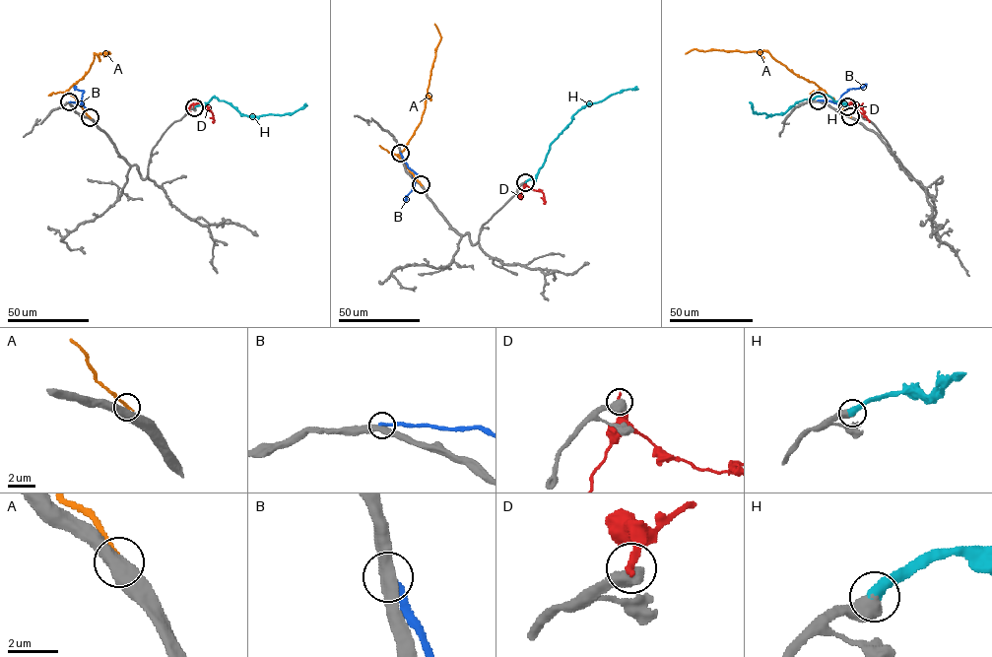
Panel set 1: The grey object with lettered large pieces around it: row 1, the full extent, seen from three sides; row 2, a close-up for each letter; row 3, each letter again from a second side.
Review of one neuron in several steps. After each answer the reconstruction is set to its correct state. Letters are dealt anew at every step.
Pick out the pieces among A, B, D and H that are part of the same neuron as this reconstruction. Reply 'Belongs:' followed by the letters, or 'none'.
Belongs: H

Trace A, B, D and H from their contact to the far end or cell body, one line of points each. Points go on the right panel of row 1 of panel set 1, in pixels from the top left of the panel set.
A: (850, 116), (814, 83), (792, 72), (767, 51), (693, 49), (686, 53)
B: (818, 100), (836, 102), (849, 89), (859, 89), (867, 84)
D: (847, 105), (852, 101), (856, 103), (856, 109), (870, 122)
H: (847, 105), (826, 95), (804, 98), (783, 113), (768, 115), (754, 112), (750, 102)

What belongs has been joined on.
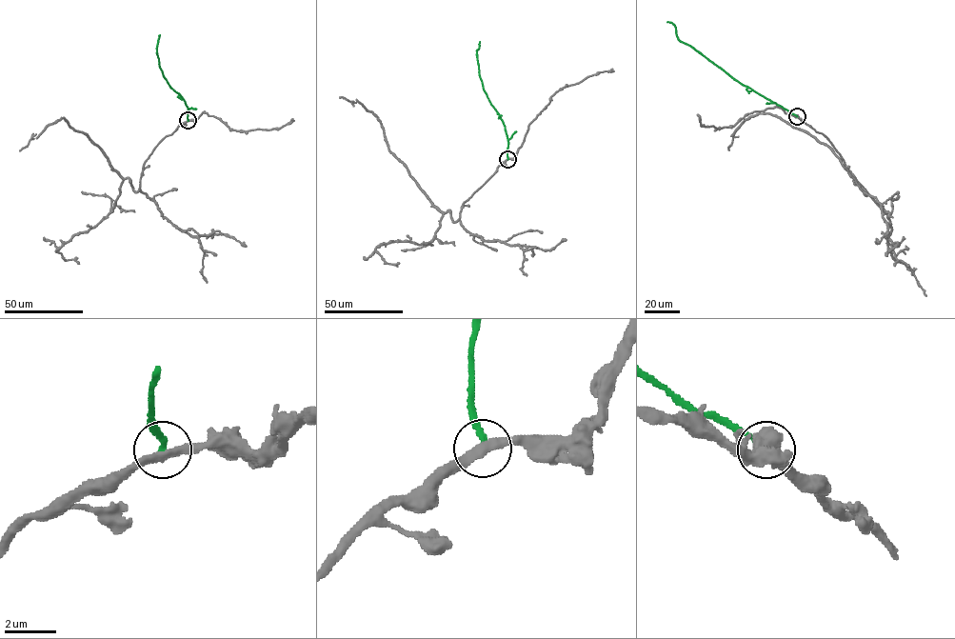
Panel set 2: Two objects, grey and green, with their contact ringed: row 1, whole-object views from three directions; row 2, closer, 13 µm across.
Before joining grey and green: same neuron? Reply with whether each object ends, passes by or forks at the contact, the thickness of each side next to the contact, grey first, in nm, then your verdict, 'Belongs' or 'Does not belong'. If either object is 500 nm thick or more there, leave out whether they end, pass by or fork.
At the ring grey passes by. At the ring green ends. Thickness 300 nm (grey) against 240 nm. Does not belong

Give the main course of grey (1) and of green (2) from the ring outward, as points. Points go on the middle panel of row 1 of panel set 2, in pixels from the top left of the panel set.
1: (508, 159), (453, 221), (389, 149), (376, 116), (340, 98)
2: (508, 159), (504, 125), (484, 90), (480, 77), (476, 53), (479, 41)

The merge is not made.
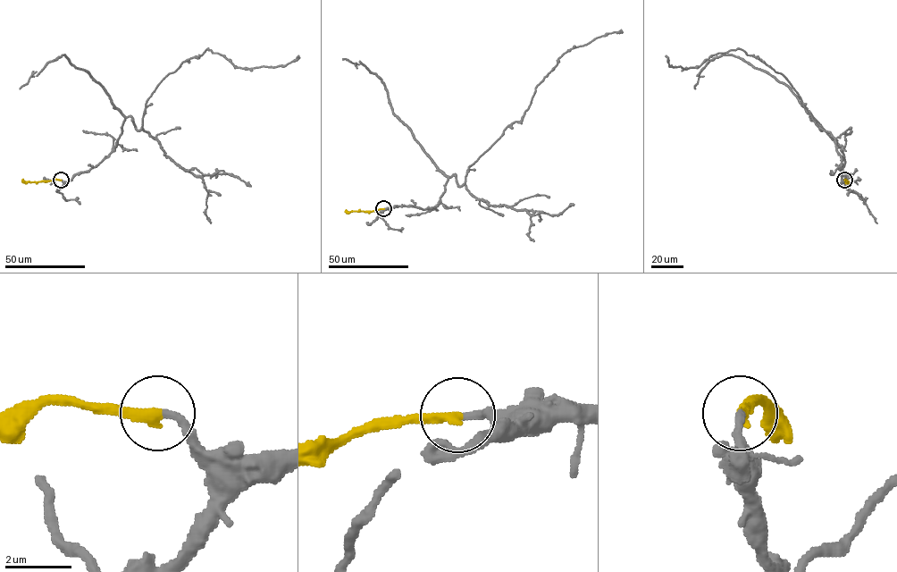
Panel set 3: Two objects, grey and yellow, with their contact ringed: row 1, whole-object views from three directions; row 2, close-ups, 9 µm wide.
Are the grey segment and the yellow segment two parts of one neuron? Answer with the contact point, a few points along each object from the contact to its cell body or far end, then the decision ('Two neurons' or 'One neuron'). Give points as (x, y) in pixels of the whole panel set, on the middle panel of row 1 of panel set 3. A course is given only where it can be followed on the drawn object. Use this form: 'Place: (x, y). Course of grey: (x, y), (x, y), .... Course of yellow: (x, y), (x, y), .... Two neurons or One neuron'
Place: (383, 208). Course of grey: (383, 208), (434, 207), (448, 179), (455, 174), (462, 185), (468, 167), (521, 120), (557, 59), (621, 29). Course of yellow: (383, 208), (349, 212), (346, 209). One neuron

